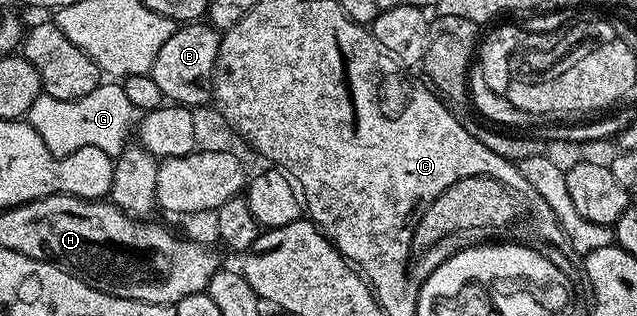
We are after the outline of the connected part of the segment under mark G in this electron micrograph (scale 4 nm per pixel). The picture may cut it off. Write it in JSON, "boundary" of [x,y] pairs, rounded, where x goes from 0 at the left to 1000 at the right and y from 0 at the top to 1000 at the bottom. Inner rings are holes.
{"boundary":[[[162,263],[149,275],[143,301],[130,301],[122,320],[61,304],[49,326],[42,380],[88,497],[111,491],[124,478],[124,465],[155,465],[155,478],[168,478],[168,491],[181,503],[199,456],[196,430],[203,421],[203,392],[210,392],[209,367],[212,348],[199,326],[195,266]]]}

